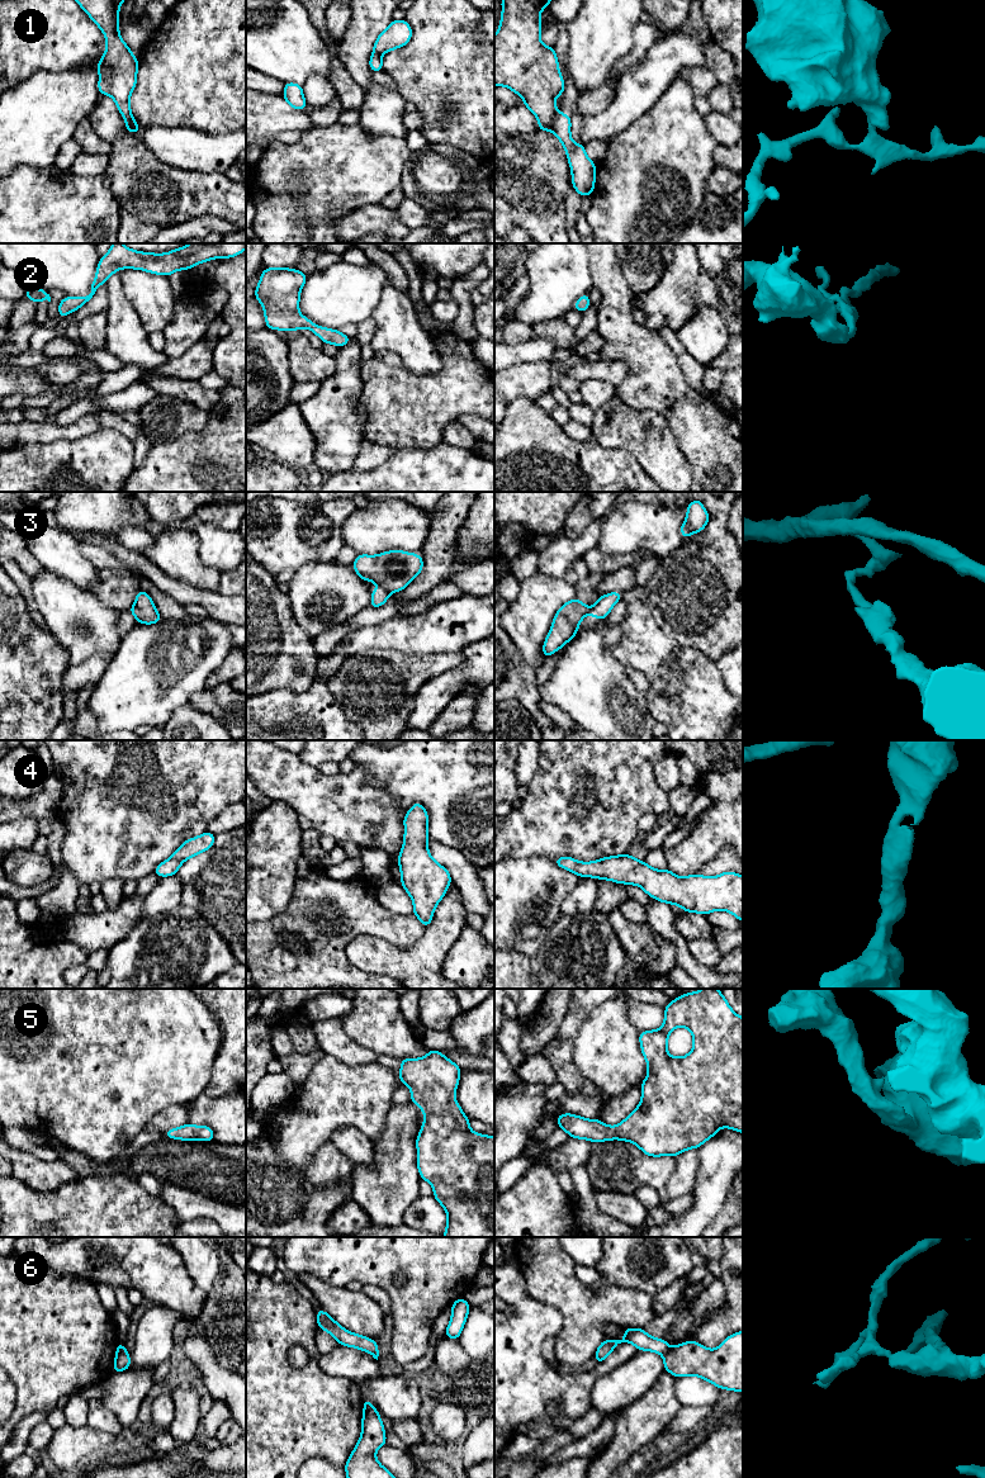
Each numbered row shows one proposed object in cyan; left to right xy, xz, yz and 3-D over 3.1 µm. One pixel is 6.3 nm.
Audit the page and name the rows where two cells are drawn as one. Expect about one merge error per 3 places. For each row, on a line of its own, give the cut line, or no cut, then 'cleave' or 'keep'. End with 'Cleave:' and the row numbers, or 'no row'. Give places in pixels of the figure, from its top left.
1: cut in yz along (557, 112), (550, 128); cleave
2: no cut; keep
3: cut in xz along (379, 586), (389, 592); cleave
4: no cut; keep
5: no cut; keep
6: cut in yz along (669, 1348), (663, 1355); cleave
Cleave: 1, 3, 6

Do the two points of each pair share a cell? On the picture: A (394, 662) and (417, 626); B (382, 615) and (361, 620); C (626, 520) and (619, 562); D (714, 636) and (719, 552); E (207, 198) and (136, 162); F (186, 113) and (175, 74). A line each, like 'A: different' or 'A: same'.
A: different
B: same
C: different
D: same
E: same
F: same

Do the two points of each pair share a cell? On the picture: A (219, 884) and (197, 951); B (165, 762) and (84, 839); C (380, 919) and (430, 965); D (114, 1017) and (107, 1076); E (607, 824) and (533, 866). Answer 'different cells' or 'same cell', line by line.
A: different cells
B: same cell
C: different cells
D: same cell
E: different cells

